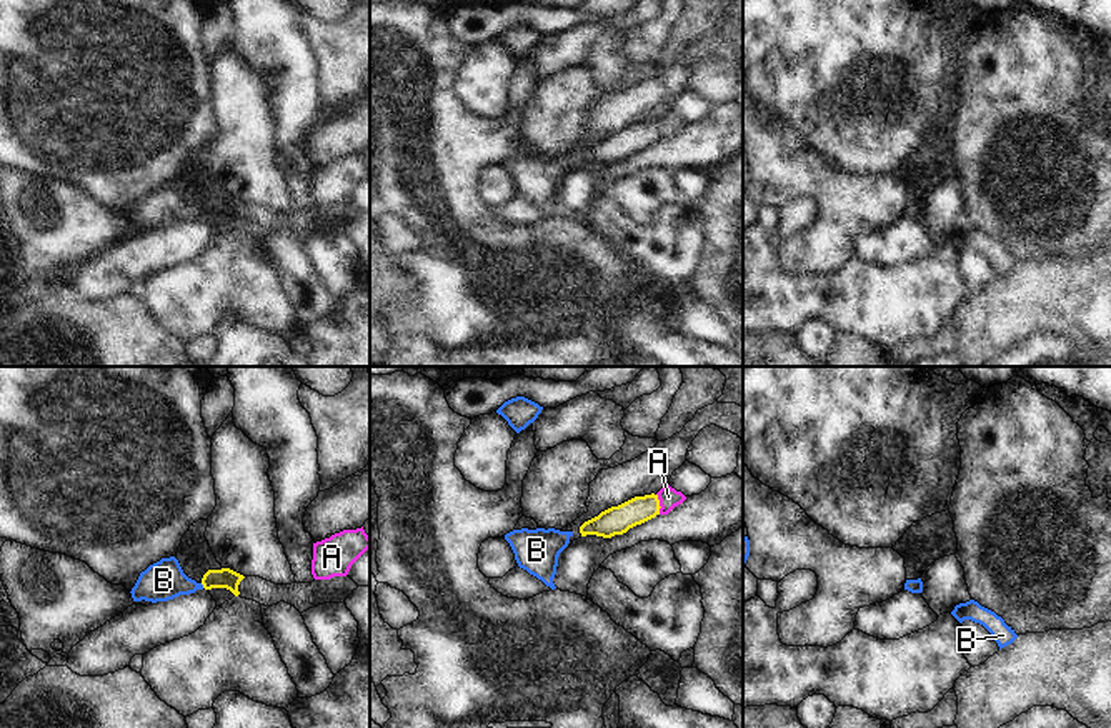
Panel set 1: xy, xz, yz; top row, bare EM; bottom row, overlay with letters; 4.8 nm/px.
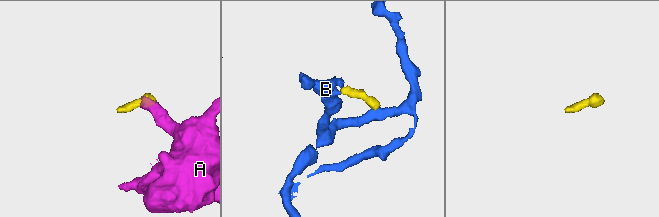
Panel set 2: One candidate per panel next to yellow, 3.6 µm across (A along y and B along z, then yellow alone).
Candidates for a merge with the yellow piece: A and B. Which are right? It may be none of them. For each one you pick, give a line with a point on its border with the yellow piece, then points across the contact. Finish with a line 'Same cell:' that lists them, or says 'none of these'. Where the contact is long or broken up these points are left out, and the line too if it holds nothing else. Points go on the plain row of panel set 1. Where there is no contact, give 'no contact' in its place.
B: meets yellow in xy at (202, 210); runs through xy (227, 205), (212, 205), (202, 210), (182, 212), (164, 207)
Same cell: B

